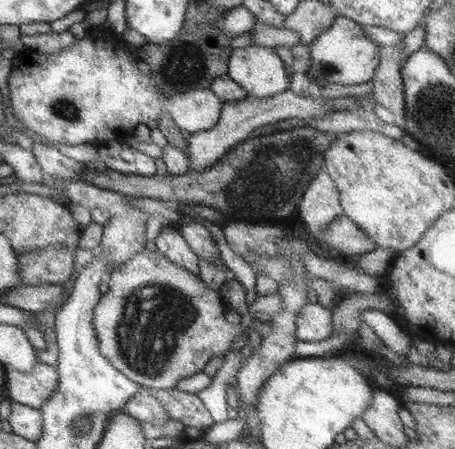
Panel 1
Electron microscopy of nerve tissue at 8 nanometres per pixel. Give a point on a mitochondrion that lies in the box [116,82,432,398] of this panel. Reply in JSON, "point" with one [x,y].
{"point":[274,169]}

